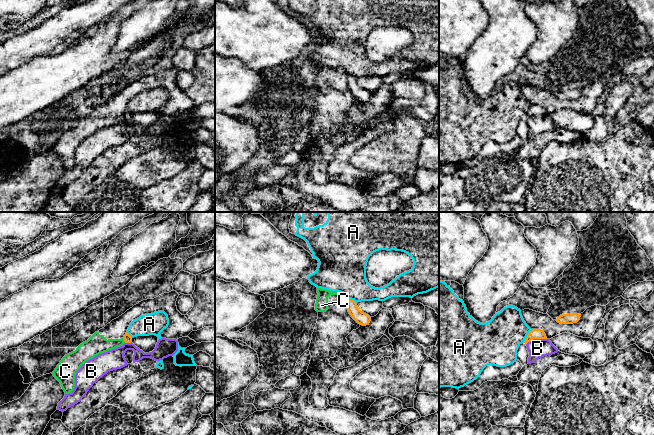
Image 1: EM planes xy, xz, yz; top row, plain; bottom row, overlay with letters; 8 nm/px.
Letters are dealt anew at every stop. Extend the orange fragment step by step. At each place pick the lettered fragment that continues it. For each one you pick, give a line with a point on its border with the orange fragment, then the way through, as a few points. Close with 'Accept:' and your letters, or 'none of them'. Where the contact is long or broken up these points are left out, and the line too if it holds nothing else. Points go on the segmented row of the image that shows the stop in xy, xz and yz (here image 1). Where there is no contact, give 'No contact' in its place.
Accept: none of them

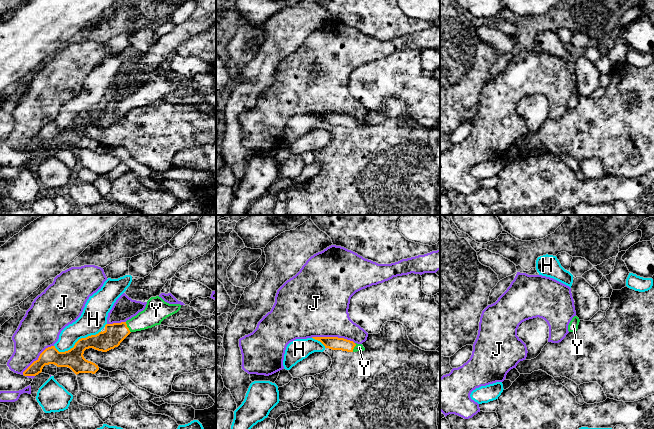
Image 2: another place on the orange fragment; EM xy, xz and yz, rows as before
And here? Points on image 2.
Y: Touches orange at xy (127, 327). Path across: xy (114, 334), (127, 327), (150, 317), (154, 313)
Accept: Y

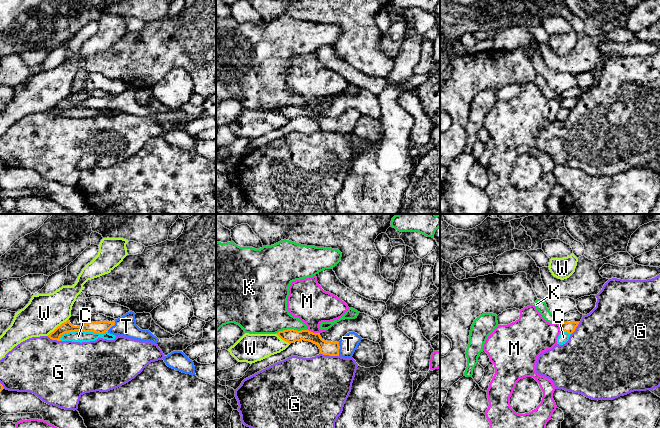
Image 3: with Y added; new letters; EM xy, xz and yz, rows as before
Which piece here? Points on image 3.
T: Touches orange at xz (339, 348). Path across: xz (329, 348), (339, 348), (344, 348), (348, 344)
Accept: T

